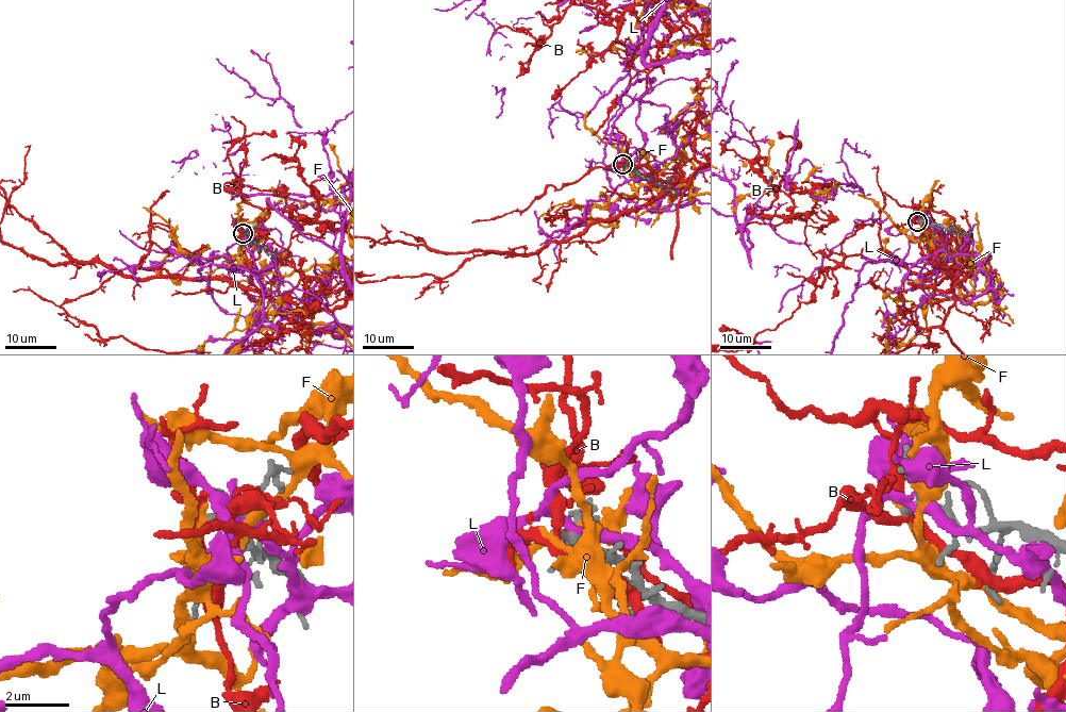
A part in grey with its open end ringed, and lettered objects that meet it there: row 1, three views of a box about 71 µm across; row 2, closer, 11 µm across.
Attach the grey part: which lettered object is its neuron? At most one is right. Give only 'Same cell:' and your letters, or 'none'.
Same cell: none

